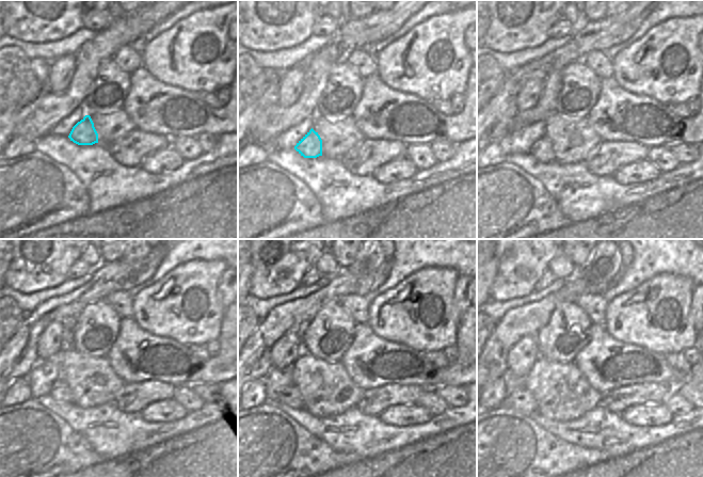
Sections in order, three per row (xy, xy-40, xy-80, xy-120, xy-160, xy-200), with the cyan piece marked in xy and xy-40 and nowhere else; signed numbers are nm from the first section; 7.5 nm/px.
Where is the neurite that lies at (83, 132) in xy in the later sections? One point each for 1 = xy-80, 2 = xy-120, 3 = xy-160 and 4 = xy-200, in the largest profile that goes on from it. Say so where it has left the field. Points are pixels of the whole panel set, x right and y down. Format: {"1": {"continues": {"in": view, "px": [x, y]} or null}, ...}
{"1": {"continues": {"in": "xy-80", "px": [542, 149]}}, "2": {"continues": {"in": "xy-120", "px": [60, 391]}}, "3": {"continues": {"in": "xy-160", "px": [290, 396]}}, "4": {"continues": {"in": "xy-200", "px": [521, 400]}}}

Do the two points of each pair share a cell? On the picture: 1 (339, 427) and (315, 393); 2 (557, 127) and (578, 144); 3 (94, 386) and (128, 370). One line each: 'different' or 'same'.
1: different
2: same
3: different

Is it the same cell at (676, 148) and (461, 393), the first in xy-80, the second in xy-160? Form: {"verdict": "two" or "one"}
{"verdict": "one"}

